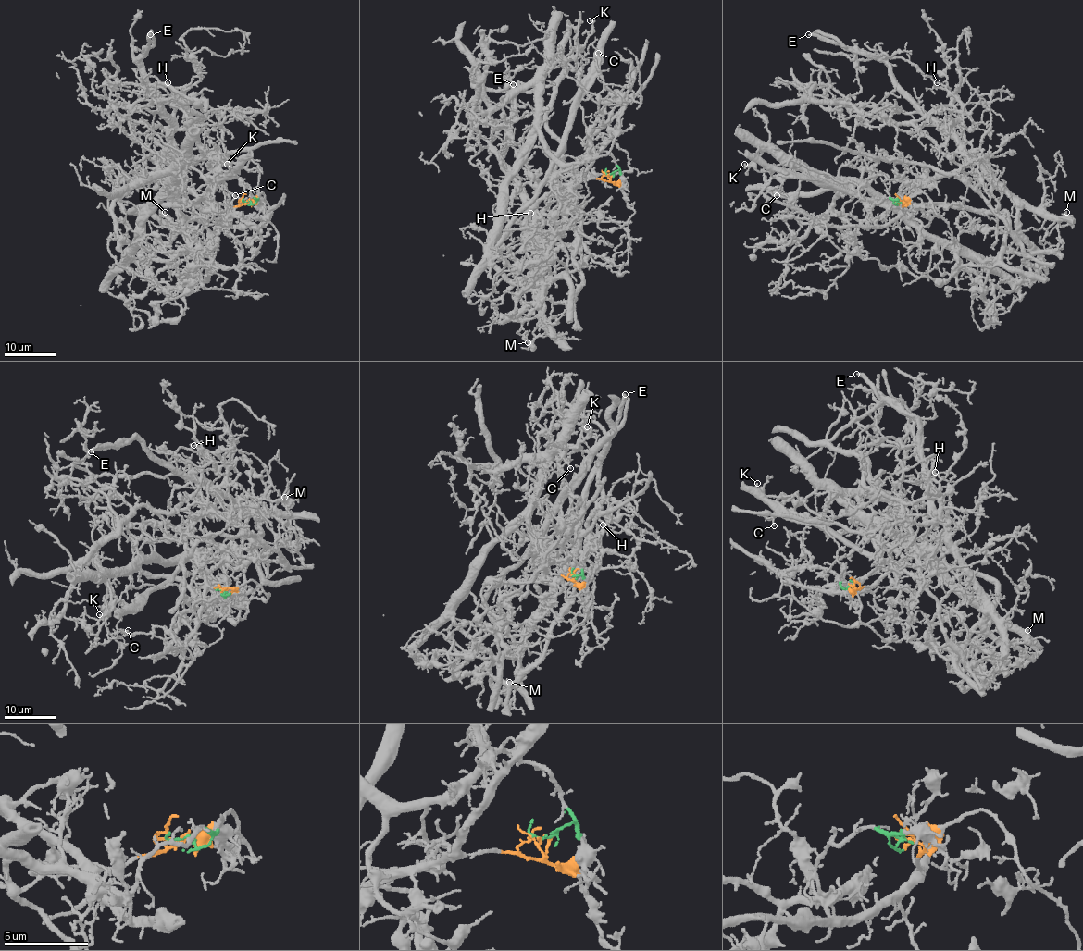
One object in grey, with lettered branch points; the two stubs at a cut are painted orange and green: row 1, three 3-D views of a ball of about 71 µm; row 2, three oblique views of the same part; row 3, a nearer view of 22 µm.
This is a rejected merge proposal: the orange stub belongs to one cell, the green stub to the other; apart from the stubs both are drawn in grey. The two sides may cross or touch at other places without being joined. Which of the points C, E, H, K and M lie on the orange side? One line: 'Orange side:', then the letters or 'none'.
Orange side: E, H, M

